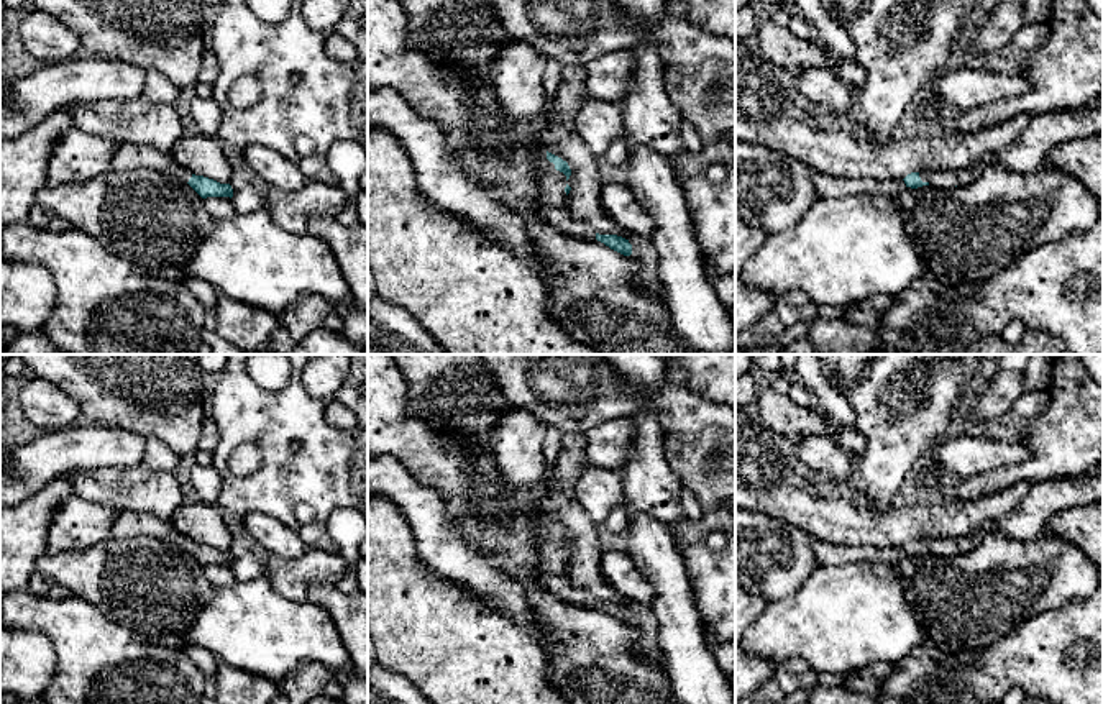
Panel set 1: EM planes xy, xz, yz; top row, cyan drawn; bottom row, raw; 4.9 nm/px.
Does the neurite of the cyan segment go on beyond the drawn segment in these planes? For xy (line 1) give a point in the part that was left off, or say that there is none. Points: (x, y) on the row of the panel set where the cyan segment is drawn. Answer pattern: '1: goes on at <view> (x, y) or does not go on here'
1: goes on at xy (128, 155)

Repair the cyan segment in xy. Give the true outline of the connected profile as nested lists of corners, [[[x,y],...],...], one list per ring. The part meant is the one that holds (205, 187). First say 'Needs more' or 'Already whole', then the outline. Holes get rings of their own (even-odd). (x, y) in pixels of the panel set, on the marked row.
Needs more. [[[120,143],[117,148],[110,169],[153,169],[184,184],[189,184],[202,199],[207,197],[233,197],[230,184],[220,184],[213,179],[195,176],[182,167],[171,153],[162,153],[143,143]]]

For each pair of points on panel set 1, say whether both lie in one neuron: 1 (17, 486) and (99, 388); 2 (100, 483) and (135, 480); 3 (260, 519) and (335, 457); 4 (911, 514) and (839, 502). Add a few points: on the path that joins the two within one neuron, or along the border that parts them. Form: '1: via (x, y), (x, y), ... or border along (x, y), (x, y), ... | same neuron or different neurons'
1: border along (82, 419), (120, 429) | different neurons
2: via (109, 483), (127, 483) | same neuron
3: border along (242, 519), (255, 511), (266, 511), (284, 524) | different neurons
4: via (893, 521), (857, 521) | same neuron

